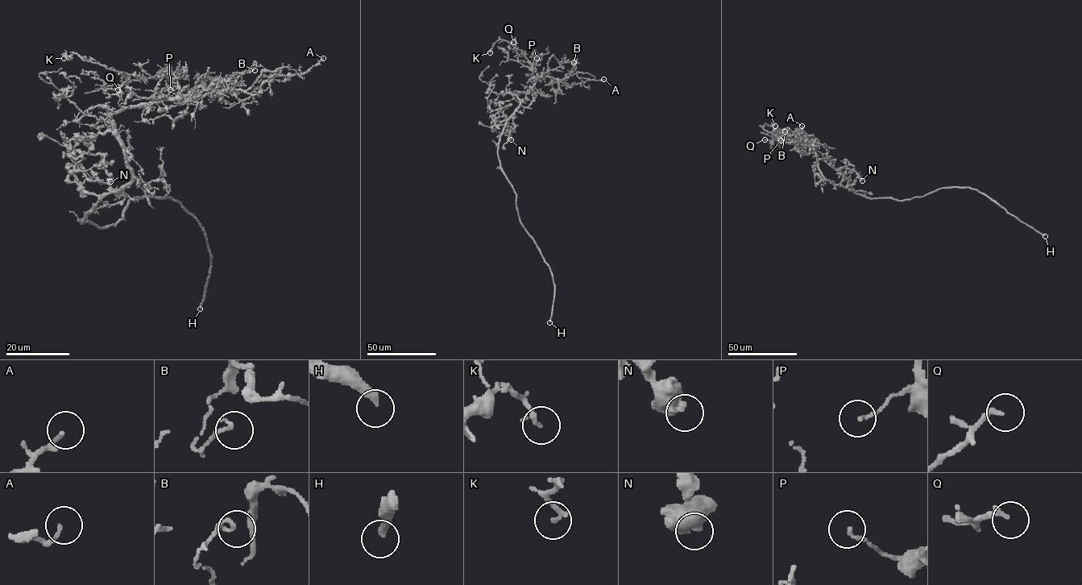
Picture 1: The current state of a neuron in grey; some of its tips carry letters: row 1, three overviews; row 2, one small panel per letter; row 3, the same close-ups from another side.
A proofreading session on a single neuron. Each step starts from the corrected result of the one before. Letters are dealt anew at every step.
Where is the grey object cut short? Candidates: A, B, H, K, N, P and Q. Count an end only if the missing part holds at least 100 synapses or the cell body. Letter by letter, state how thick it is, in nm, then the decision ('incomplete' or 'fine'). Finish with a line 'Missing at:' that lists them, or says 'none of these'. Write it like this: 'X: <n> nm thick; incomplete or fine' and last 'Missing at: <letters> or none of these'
A: 140 nm thick; fine
B: 170 nm thick; fine
H: 320 nm thick; incomplete
K: 170 nm thick; fine
N: 650 nm thick; fine
P: 120 nm thick; fine
Q: 190 nm thick; fine
Missing at: H

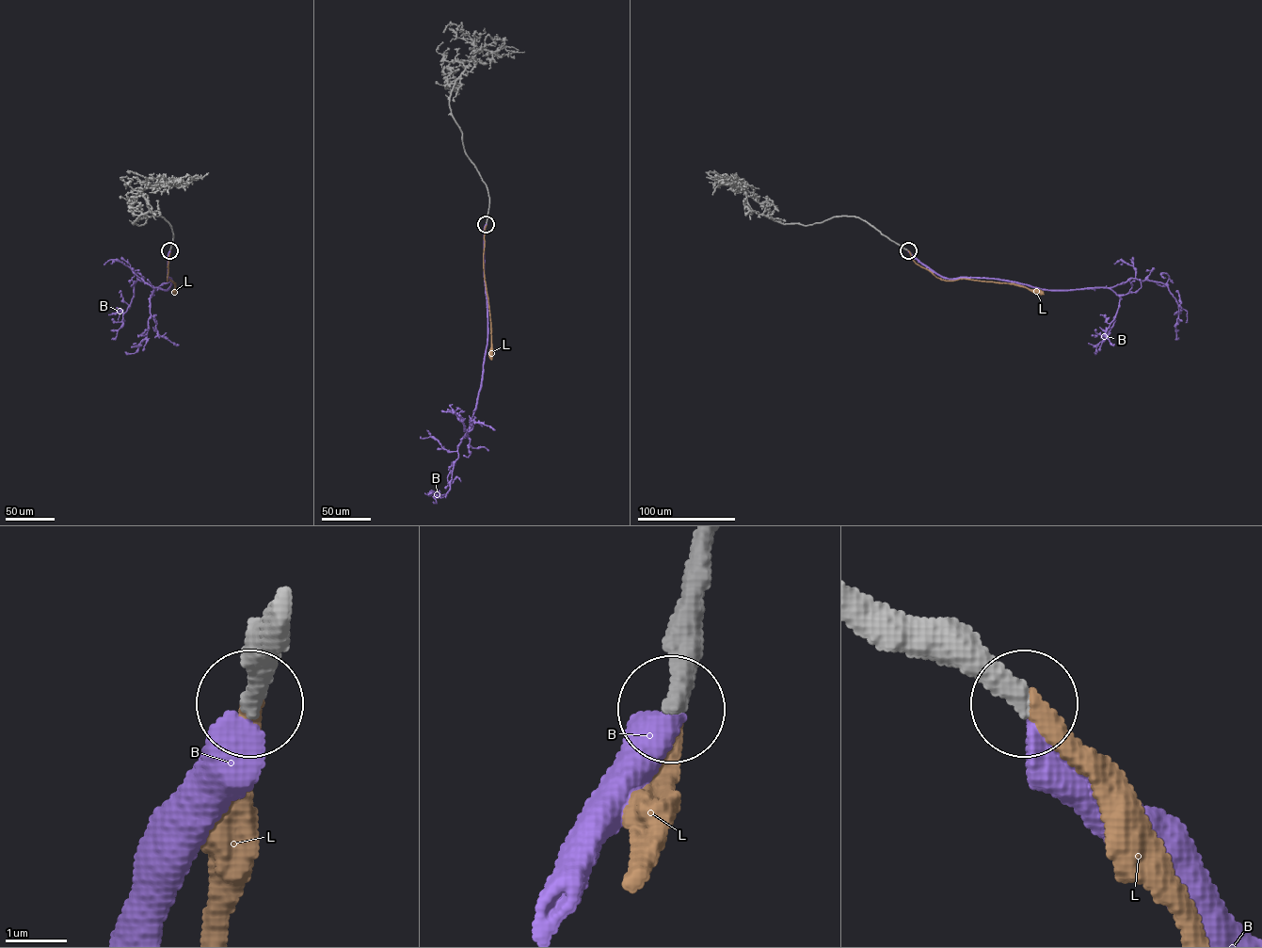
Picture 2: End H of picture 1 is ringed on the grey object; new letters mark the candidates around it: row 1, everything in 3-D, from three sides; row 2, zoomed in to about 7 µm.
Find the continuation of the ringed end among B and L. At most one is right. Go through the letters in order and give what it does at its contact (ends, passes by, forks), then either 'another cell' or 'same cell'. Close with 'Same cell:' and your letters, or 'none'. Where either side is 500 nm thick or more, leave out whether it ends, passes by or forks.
B: another cell
L: it ends | same cell
Same cell: L

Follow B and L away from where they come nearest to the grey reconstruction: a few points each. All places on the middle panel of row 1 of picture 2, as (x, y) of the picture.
B: (486, 224), (487, 342), (481, 387), (472, 421), (458, 447), (450, 489), (445, 494), (427, 494)
L: (486, 224), (483, 269), (490, 314), (490, 355)

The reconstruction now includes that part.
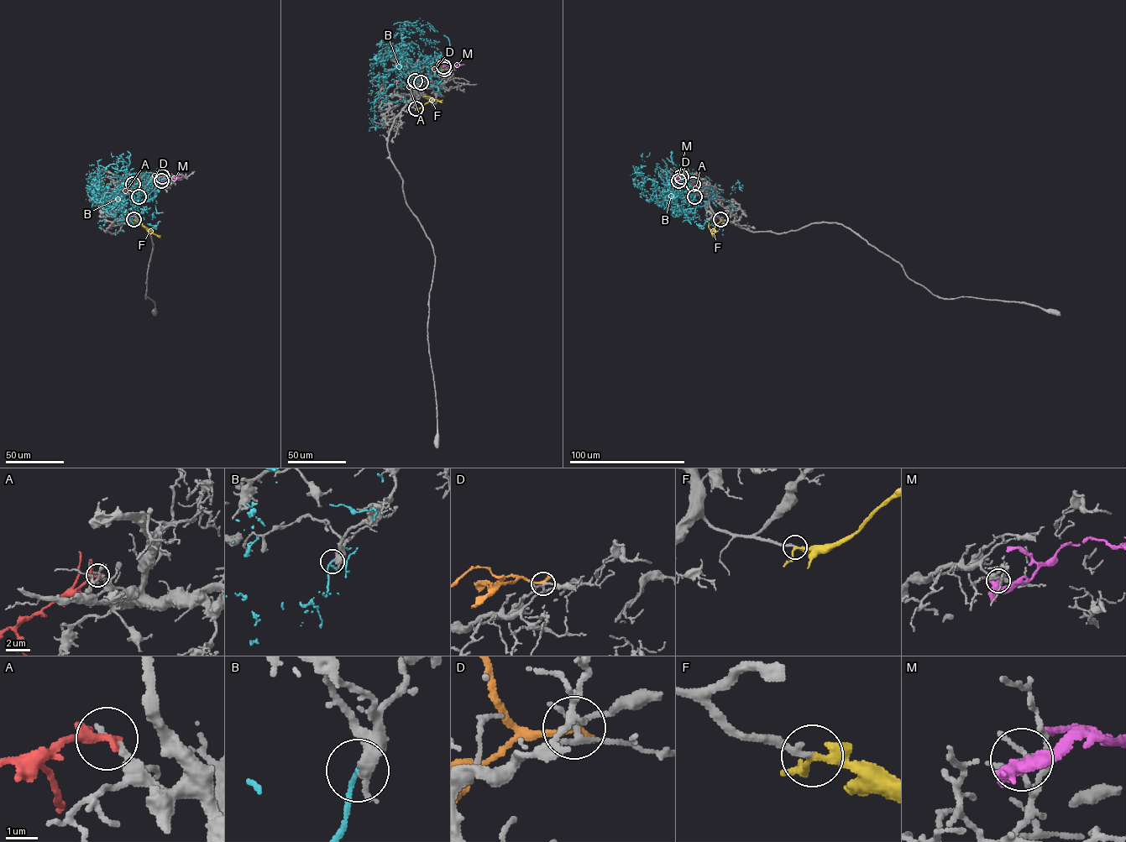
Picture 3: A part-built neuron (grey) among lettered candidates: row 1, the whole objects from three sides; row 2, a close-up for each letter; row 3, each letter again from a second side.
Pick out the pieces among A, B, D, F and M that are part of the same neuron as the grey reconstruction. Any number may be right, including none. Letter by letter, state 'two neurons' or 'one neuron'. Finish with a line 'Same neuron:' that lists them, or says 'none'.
A: two neurons
B: two neurons
D: two neurons
F: one neuron
M: two neurons
Same neuron: F

